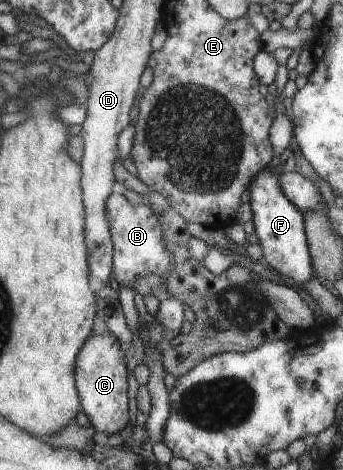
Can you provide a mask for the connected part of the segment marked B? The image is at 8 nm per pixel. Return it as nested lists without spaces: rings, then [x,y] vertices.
[[[110,192],[104,202],[104,214],[108,218],[109,237],[112,241],[112,274],[120,288],[131,288],[136,278],[154,274],[166,278],[172,266],[172,254],[162,242],[162,228],[156,214],[145,205],[130,206],[130,202],[117,192]]]

